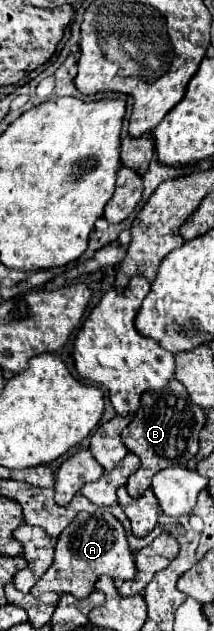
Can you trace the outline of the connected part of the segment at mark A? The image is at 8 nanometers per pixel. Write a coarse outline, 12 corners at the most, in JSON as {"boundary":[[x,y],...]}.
{"boundary":[[78,512],[32,586],[82,600],[102,574],[136,576],[110,512]]}

